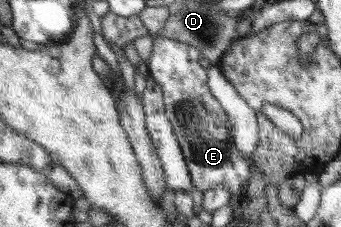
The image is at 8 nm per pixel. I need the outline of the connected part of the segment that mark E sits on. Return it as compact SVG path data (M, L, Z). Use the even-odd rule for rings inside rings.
M156 36L152 54L147 62L149 74L162 84L166 92L165 112L170 112L174 120L173 132L178 132L177 140L182 140L182 153L186 152L186 165L190 164L190 176L194 176L194 187L202 192L222 184L230 195L241 197L253 164L236 149L234 135L230 133L228 115L214 98L208 87L207 66L194 45L172 38Z

